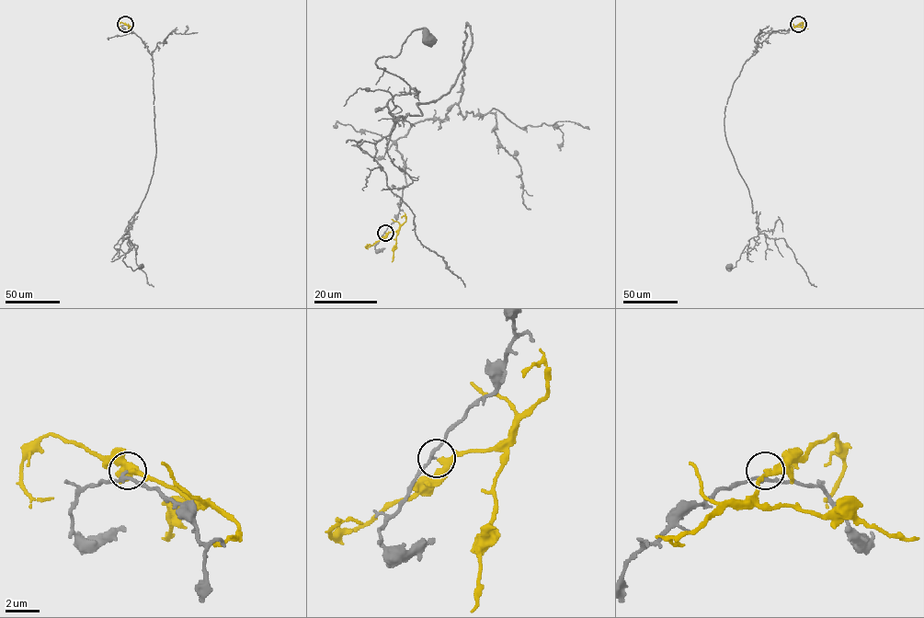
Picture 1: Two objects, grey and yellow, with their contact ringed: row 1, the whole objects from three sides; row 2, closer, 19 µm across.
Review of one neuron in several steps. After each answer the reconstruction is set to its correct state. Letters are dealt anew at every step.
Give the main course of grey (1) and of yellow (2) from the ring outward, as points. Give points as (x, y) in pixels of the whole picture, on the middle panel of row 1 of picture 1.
1: (385, 233), (396, 140), (460, 99), (470, 26), (420, 115), (395, 122), (410, 86), (375, 62), (428, 40)
2: (385, 234), (396, 233), (391, 261)

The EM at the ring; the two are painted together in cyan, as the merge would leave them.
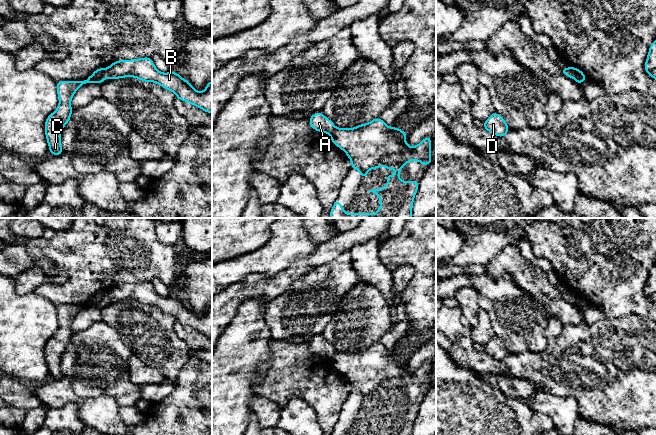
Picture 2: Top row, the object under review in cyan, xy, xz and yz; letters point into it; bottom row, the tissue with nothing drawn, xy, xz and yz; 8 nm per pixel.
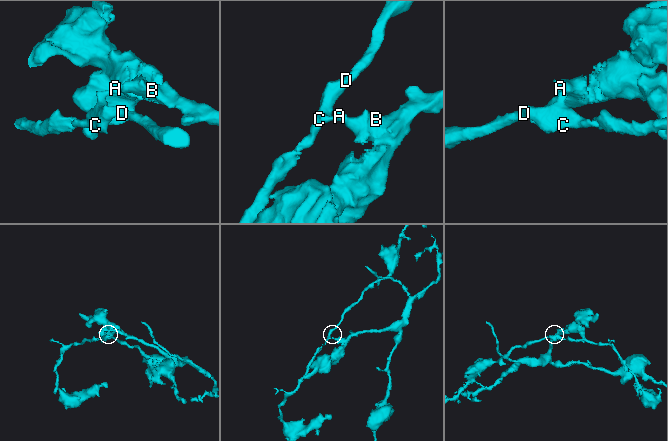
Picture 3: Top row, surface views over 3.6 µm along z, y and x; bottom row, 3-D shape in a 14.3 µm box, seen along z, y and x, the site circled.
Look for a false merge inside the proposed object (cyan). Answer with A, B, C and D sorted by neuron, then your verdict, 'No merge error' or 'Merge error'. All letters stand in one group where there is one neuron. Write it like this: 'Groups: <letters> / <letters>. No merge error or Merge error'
Groups: A C D / B. Merge error

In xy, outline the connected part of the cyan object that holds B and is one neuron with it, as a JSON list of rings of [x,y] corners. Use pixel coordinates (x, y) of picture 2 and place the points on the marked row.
[[[150,57],[131,60],[118,60],[108,68],[109,78],[120,79],[134,77],[144,82],[154,82],[172,91],[178,100],[193,104],[203,111],[212,114],[212,81],[208,82],[202,92],[198,92],[178,73],[160,72]]]

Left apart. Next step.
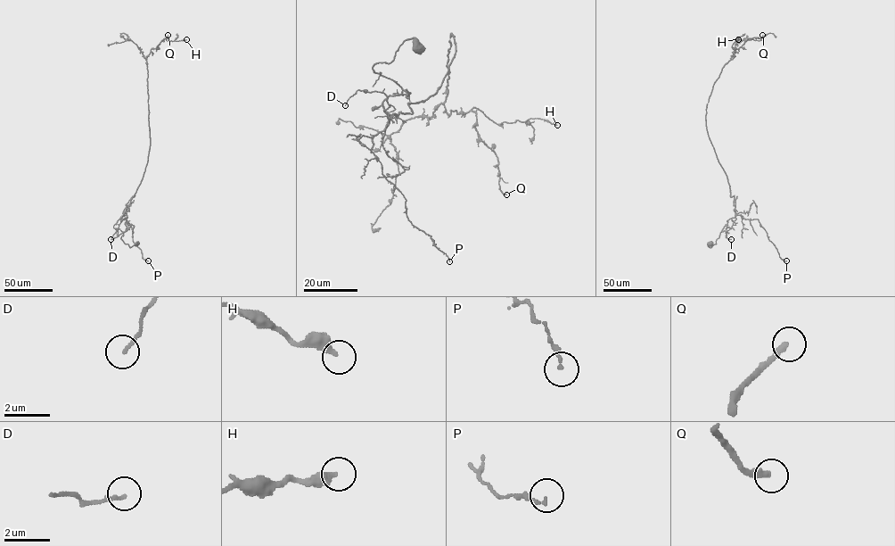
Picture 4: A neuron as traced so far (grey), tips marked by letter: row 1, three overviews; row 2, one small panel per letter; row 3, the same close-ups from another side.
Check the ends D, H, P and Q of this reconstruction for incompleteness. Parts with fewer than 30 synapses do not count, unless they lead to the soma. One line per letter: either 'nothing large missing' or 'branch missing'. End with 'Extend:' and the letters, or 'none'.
D: nothing large missing
H: nothing large missing
P: nothing large missing
Q: branch missing
Extend: Q

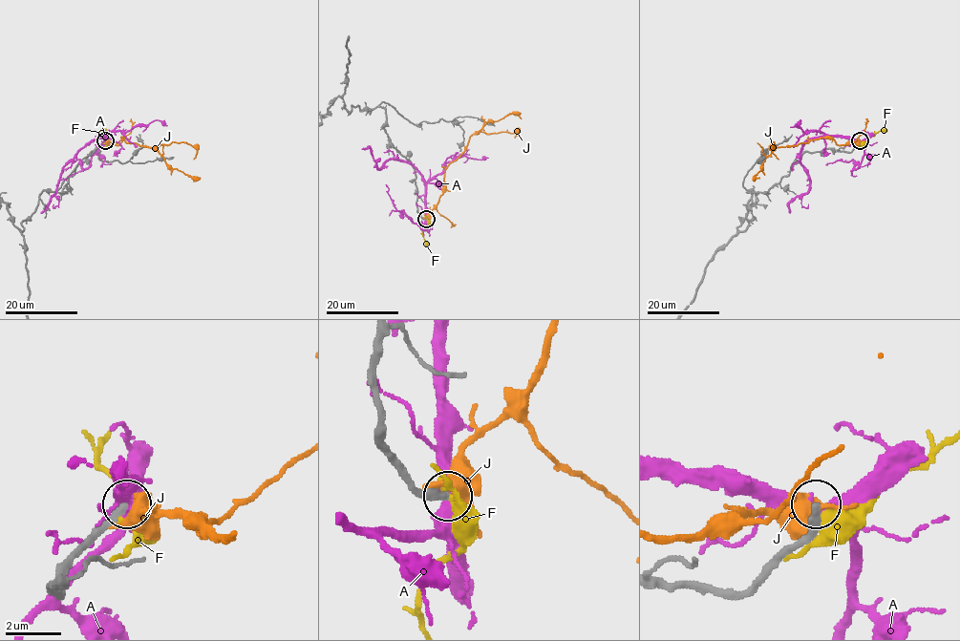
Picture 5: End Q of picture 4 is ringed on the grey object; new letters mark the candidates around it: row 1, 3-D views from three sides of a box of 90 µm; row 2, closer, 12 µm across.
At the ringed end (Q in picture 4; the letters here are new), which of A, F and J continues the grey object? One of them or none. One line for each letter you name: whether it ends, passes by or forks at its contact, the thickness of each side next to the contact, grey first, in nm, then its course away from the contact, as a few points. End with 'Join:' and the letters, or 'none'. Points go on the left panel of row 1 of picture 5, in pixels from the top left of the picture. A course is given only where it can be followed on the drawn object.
Join: none

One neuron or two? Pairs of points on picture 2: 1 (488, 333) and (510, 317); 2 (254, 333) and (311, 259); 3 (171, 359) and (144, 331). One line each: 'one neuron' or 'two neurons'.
1: two neurons
2: two neurons
3: one neuron

